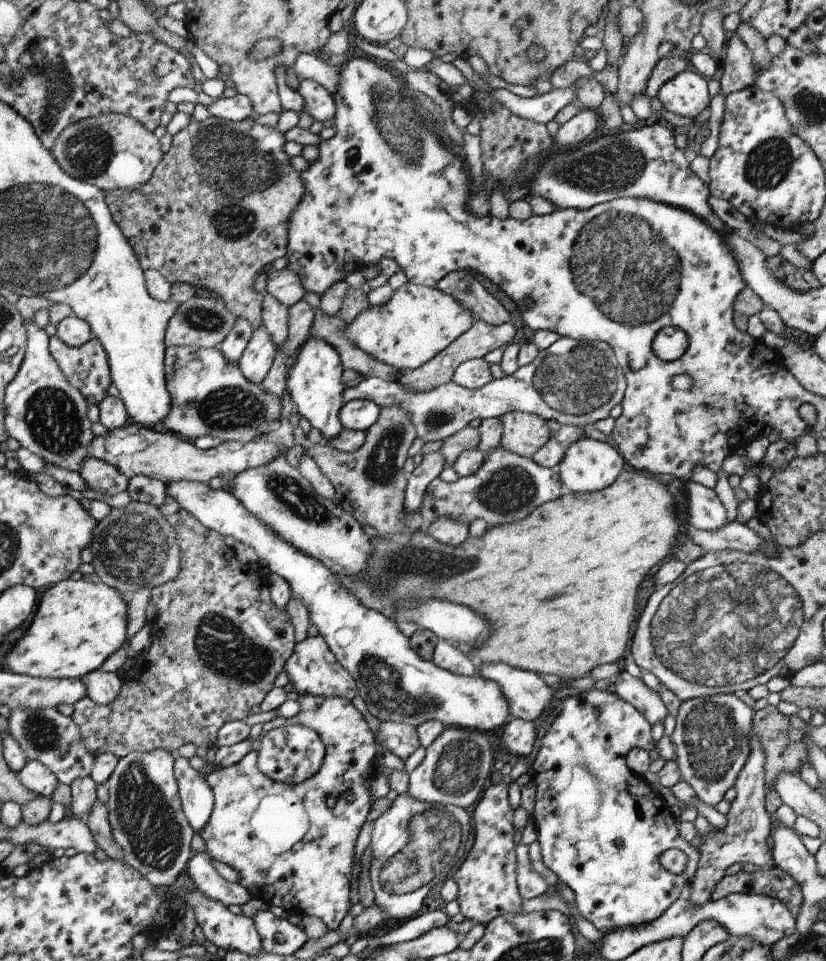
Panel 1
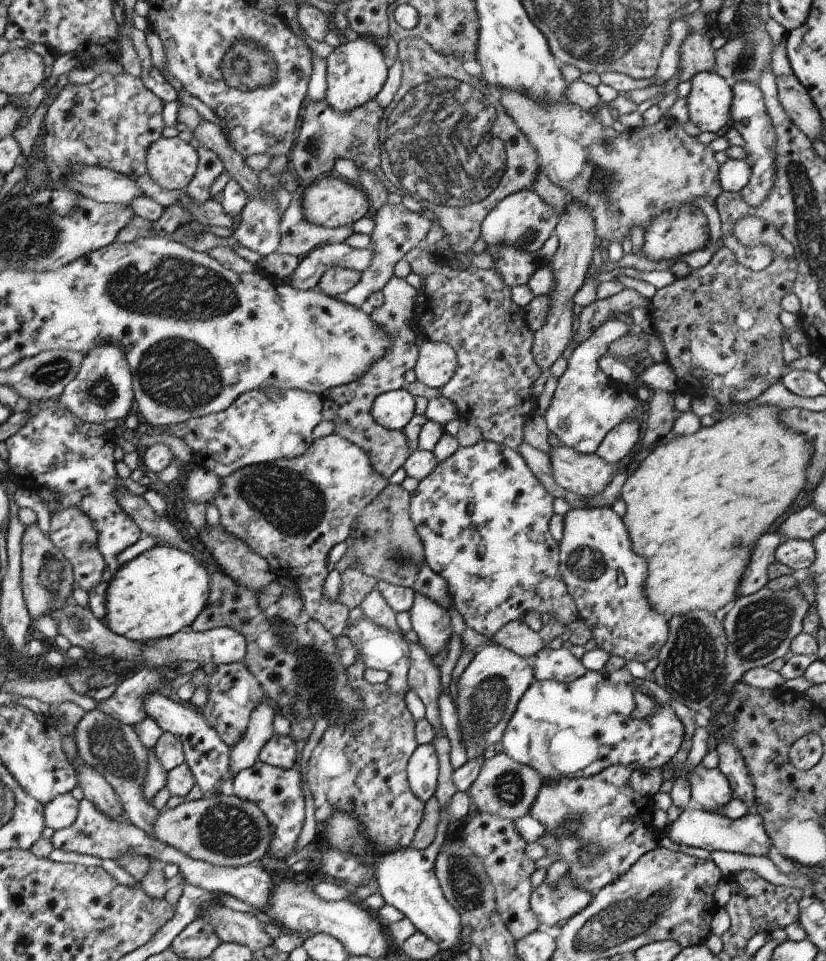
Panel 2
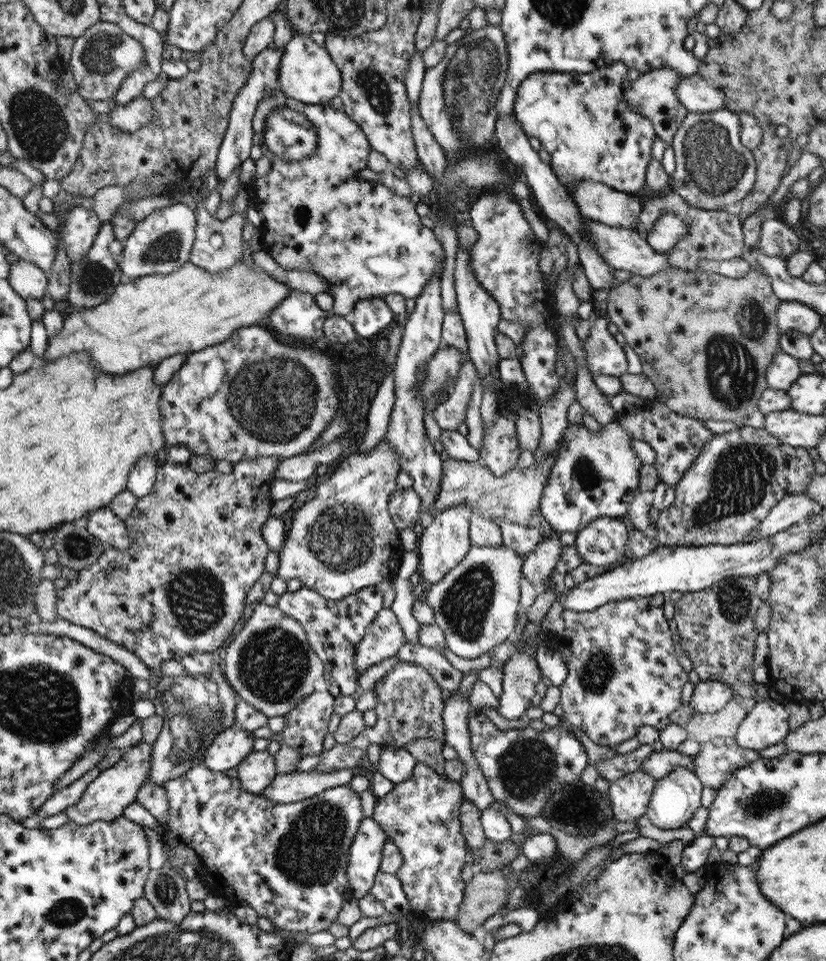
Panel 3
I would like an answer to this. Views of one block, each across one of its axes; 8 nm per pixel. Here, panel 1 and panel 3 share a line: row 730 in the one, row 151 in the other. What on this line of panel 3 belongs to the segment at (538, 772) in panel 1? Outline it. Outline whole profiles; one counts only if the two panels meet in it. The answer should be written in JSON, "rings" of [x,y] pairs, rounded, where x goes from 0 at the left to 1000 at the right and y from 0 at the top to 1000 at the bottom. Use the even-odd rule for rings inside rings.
{"rings":[[[742,65],[709,77],[683,74],[644,76],[626,92],[621,120],[632,129],[634,137],[640,143],[651,144],[655,152],[666,160],[665,172],[677,191],[685,195],[690,203],[695,199],[692,194],[702,188],[729,190],[743,198],[766,203],[780,194],[794,139],[787,124],[766,116],[758,102],[753,87],[760,82],[760,74],[757,65]]]}

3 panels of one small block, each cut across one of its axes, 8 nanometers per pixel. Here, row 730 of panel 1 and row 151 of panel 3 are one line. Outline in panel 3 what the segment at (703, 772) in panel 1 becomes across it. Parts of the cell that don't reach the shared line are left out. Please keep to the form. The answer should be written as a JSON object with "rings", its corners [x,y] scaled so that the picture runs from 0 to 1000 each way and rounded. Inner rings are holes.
{"rings":[[[881,112],[854,118],[832,118],[815,142],[817,178],[812,182],[811,190],[815,200],[849,221],[891,219],[896,209],[913,196],[916,176],[910,155],[903,154],[897,149],[896,136],[895,120]]]}

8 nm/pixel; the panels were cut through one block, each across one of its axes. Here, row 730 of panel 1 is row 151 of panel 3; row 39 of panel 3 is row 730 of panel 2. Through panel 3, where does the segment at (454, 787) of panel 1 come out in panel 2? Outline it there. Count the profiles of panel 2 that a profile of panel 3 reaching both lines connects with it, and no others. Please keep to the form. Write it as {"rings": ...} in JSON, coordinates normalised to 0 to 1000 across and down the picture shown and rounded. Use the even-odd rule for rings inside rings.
{"rings":[[[590,671],[574,683],[554,710],[553,743],[565,778],[577,772],[587,779],[608,771],[627,730],[648,710],[643,686],[630,684],[607,671]]]}

